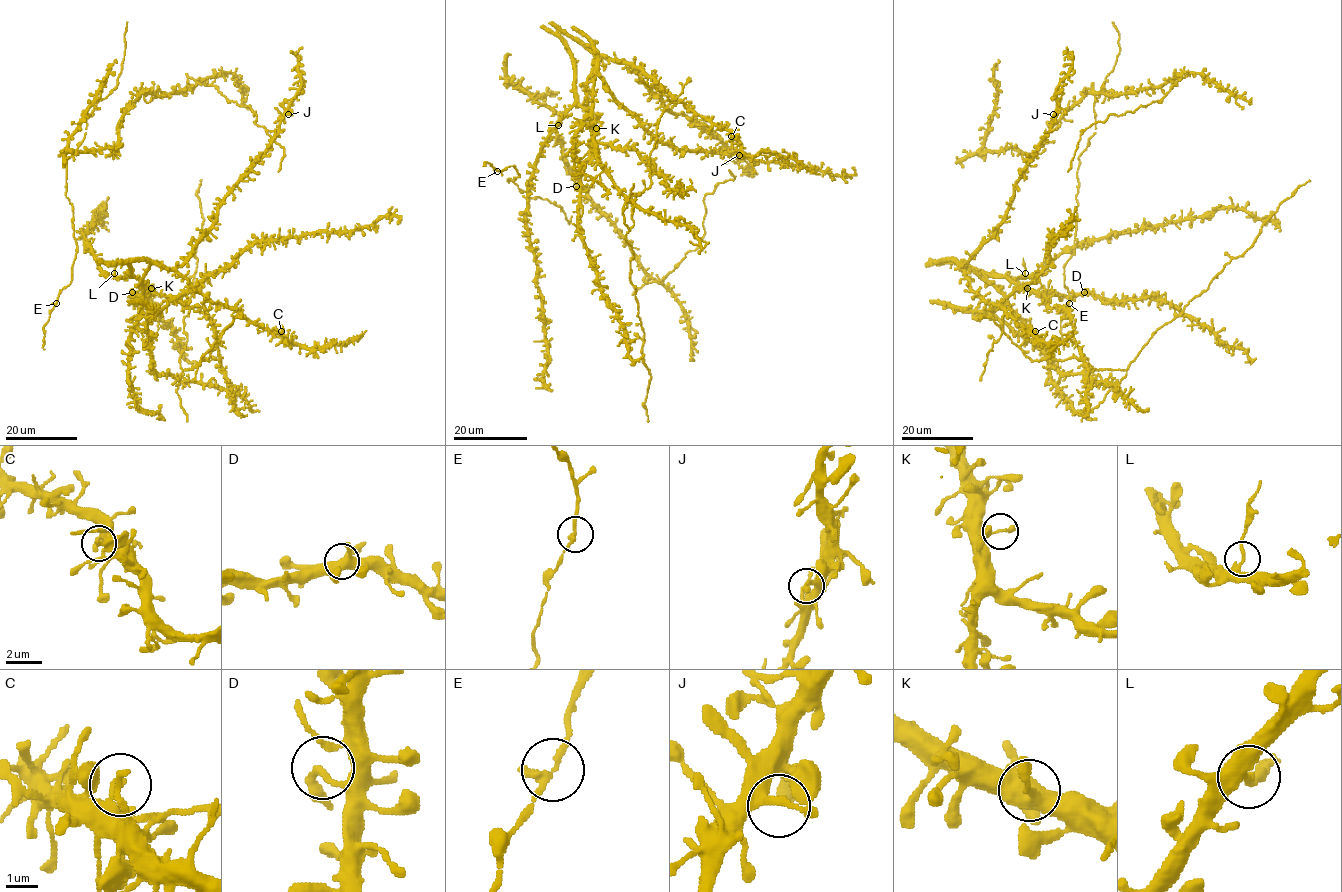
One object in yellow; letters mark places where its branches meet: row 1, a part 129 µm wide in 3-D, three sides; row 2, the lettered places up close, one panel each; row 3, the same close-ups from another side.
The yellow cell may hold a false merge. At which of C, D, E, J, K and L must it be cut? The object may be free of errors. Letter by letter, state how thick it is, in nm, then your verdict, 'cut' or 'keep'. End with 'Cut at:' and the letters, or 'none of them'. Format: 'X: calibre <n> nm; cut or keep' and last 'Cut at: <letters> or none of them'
C: calibre 200 nm; keep
D: calibre 200 nm; keep
E: calibre 240 nm; keep
J: calibre 240 nm; keep
K: calibre 200 nm; keep
L: calibre 240 nm; cut
Cut at: L

